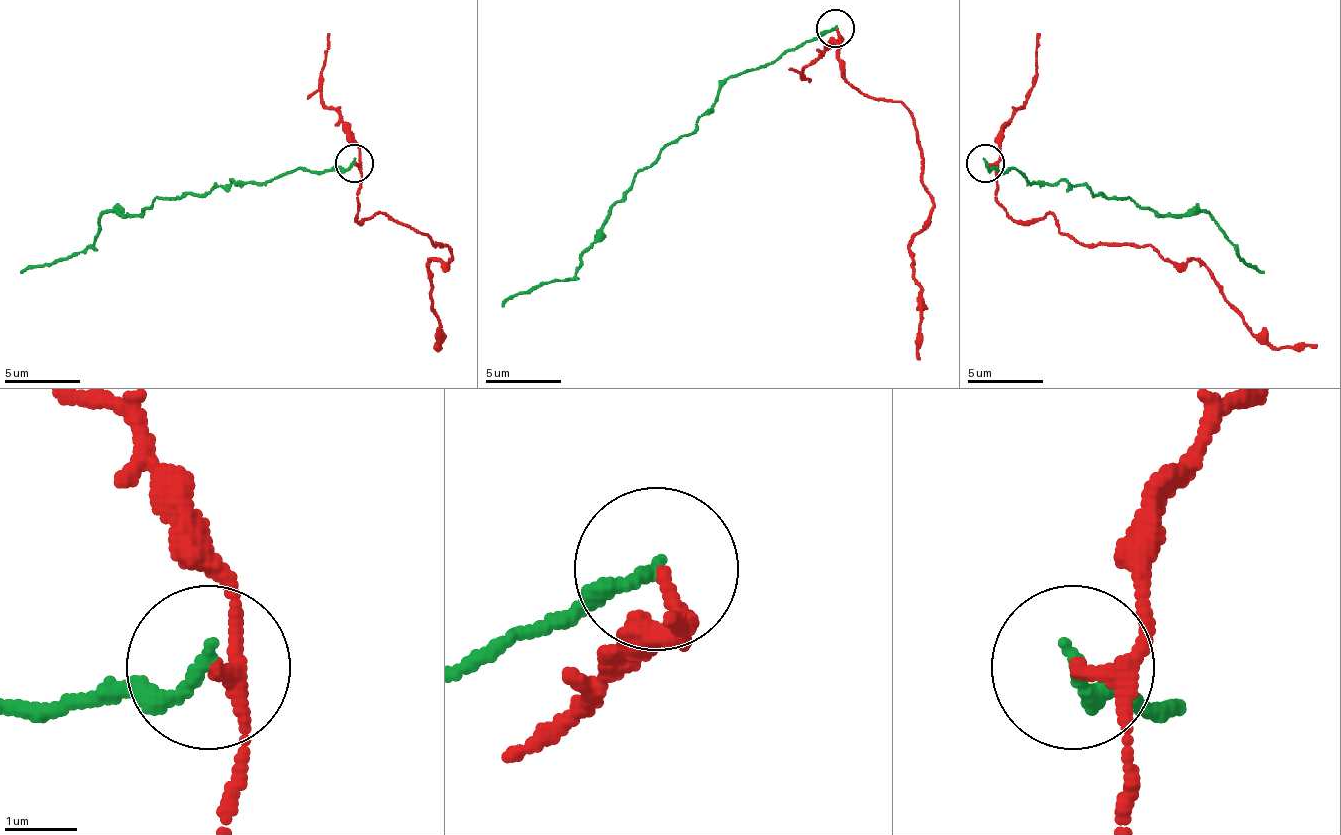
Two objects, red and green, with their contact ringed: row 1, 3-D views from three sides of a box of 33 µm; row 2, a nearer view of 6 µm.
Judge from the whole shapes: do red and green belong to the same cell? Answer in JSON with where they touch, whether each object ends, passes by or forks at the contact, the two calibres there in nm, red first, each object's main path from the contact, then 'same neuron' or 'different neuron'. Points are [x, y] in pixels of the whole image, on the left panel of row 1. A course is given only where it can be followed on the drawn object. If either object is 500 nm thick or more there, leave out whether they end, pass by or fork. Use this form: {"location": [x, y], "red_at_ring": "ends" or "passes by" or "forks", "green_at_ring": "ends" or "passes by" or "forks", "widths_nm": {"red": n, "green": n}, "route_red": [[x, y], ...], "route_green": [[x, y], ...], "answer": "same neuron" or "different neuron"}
{"location": [354, 163], "red_at_ring": "passes by", "green_at_ring": "ends", "widths_nm": {"red": 160, "green": 200}, "route_red": [[355, 162], [359, 219], [381, 215], [453, 257], [434, 260], [430, 272], [438, 343]], "route_green": [[355, 162], [215, 185], [208, 193], [159, 196], [136, 215], [106, 211], [87, 249], [19, 272]], "answer": "different neuron"}

